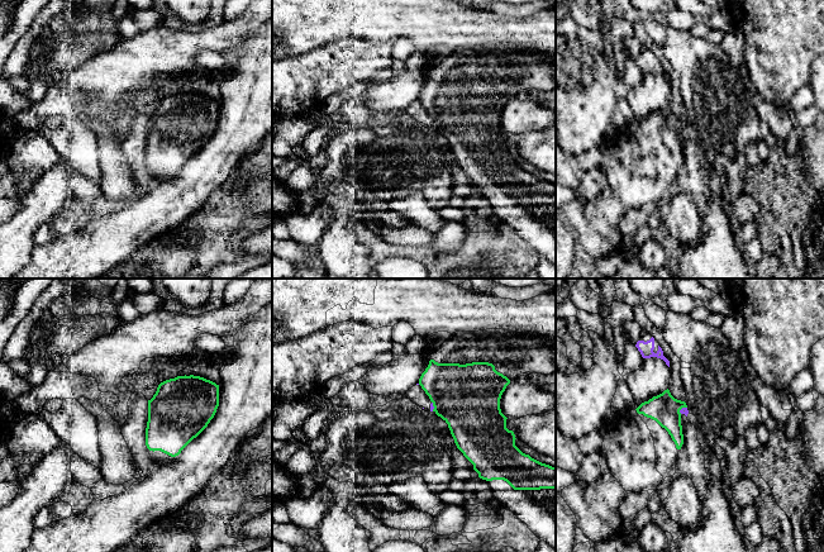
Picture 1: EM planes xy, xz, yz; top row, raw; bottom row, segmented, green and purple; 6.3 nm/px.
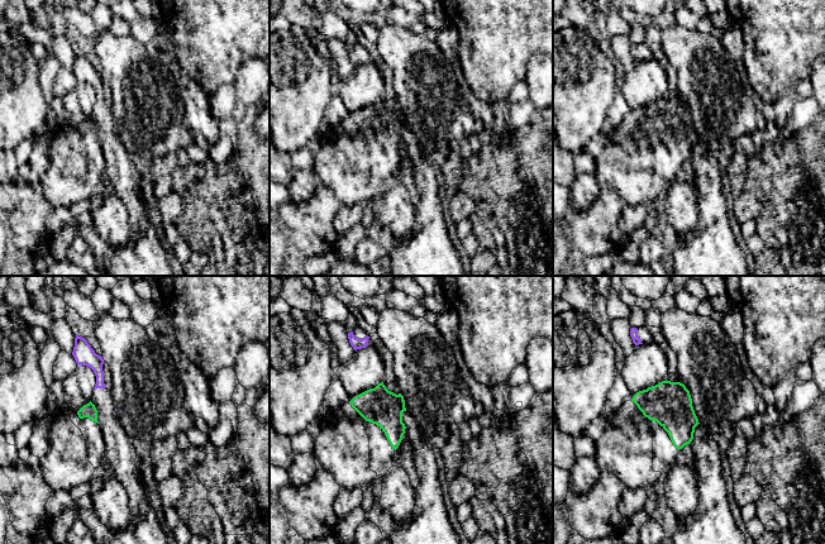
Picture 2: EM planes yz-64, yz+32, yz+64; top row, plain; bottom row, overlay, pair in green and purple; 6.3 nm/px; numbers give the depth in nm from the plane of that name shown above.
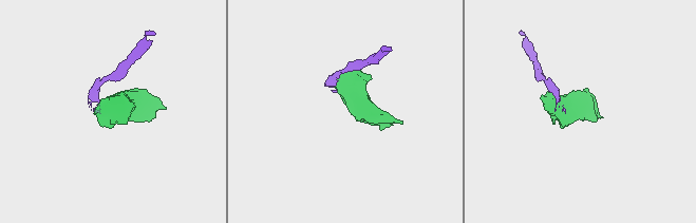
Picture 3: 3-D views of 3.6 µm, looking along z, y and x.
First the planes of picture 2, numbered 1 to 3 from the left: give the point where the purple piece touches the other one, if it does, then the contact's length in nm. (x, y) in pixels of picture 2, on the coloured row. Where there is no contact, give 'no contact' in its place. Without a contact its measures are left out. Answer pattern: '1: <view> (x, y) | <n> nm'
1: no contact
2: no contact
3: no contact

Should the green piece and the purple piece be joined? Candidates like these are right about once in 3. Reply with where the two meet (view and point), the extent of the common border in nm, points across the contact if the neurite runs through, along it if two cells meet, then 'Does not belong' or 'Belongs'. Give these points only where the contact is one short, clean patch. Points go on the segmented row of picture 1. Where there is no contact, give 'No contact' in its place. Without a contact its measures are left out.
Touches green at yz (682, 407). Shared border 70 nm. Boundary: yz (686, 407), (679, 412). Does not belong

